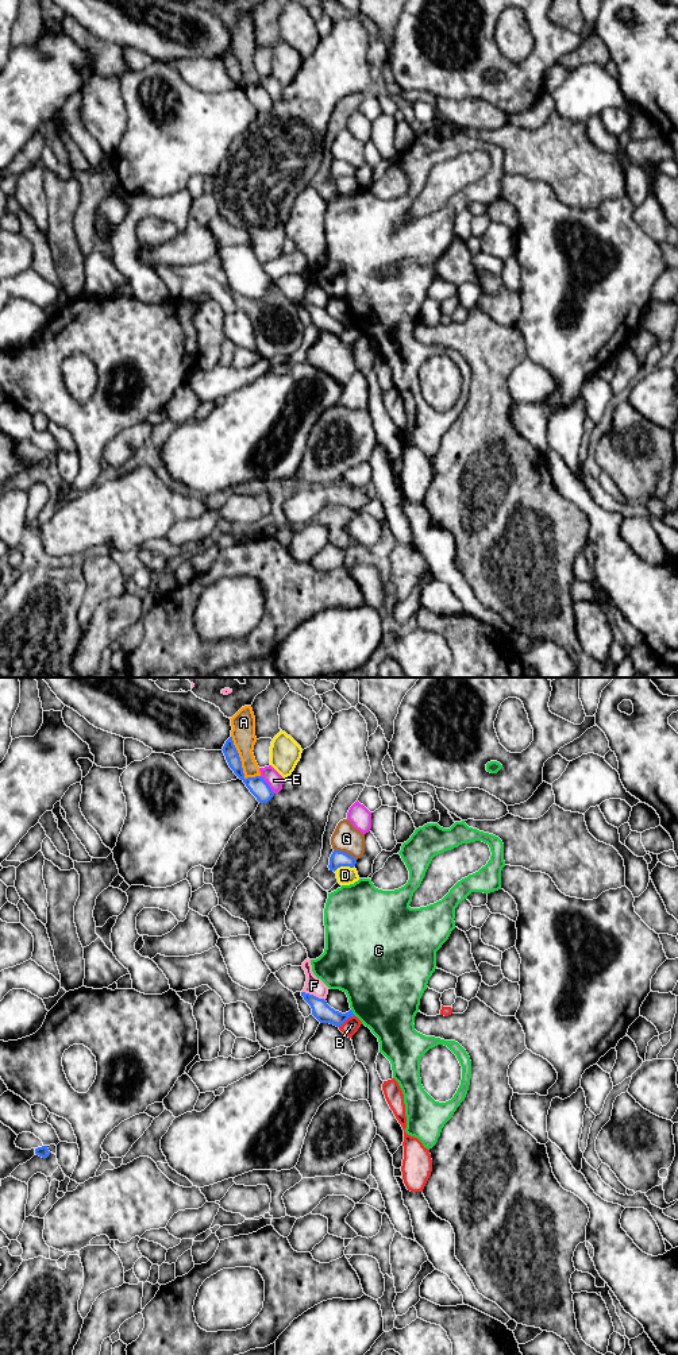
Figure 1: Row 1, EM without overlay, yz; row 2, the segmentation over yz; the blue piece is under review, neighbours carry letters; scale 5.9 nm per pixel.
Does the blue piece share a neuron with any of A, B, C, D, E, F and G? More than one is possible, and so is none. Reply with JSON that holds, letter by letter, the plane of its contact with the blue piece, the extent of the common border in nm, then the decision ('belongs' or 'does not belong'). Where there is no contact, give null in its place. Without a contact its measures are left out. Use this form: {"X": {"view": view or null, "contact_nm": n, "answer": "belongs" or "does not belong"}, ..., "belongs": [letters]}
{"A": {"view": "yz", "contact_nm": 300, "answer": "does not belong"}, "B": {"view": "yz", "contact_nm": 120, "answer": "does not belong"}, "C": {"view": "yz", "contact_nm": 50, "answer": "does not belong"}, "D": {"view": "yz", "contact_nm": 120, "answer": "does not belong"}, "E": {"view": "yz", "contact_nm": 140, "answer": "does not belong"}, "F": {"view": "yz", "contact_nm": 150, "answer": "does not belong"}, "G": {"view": "yz", "contact_nm": 150, "answer": "does not belong"}, "belongs": []}

